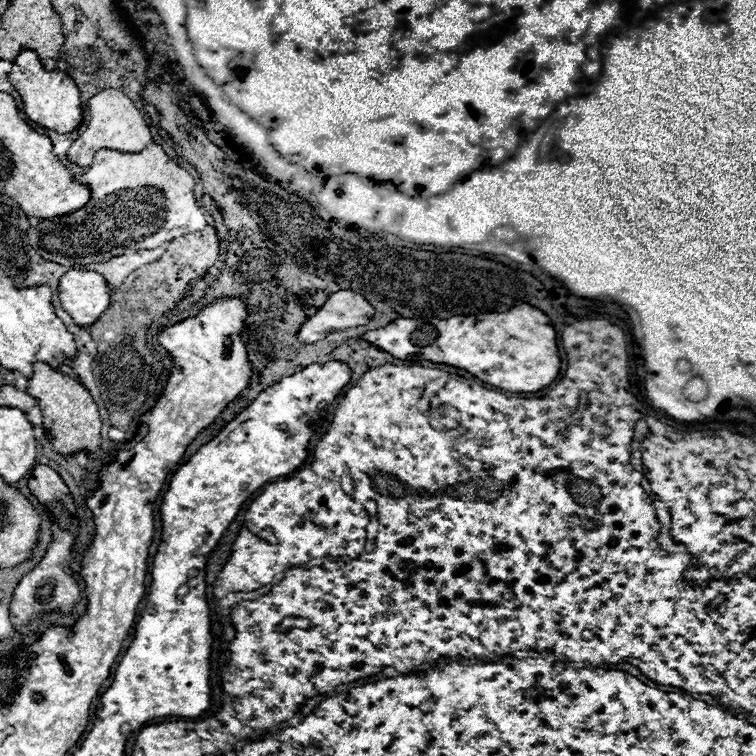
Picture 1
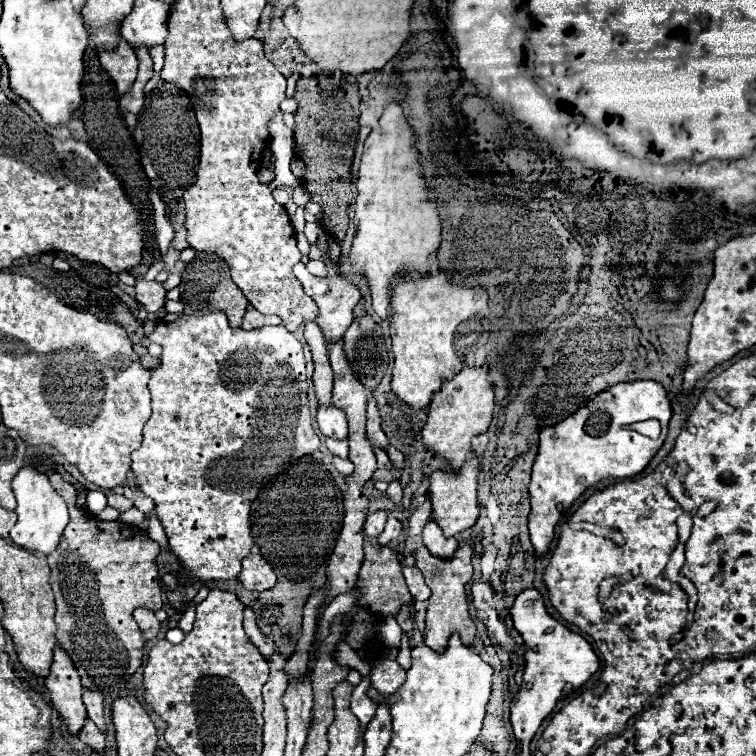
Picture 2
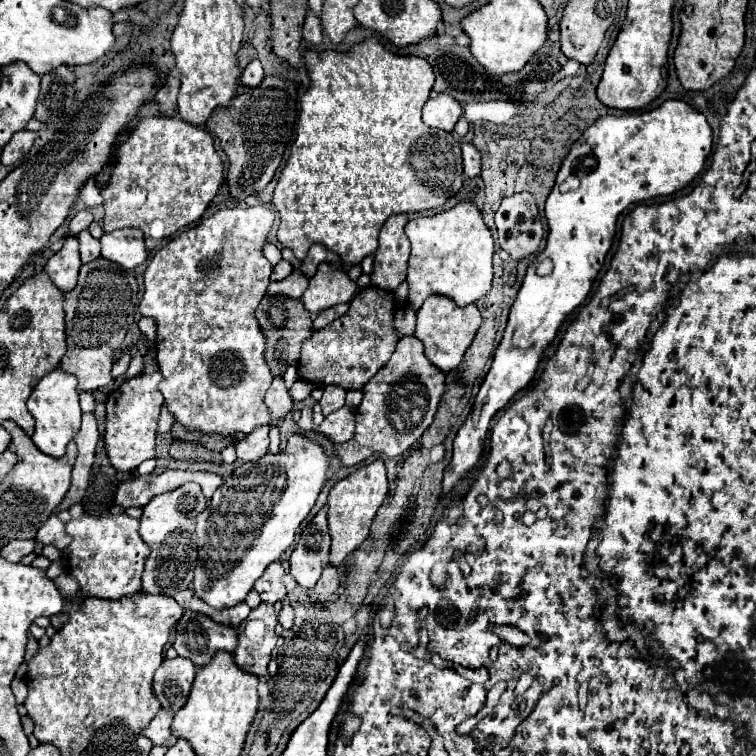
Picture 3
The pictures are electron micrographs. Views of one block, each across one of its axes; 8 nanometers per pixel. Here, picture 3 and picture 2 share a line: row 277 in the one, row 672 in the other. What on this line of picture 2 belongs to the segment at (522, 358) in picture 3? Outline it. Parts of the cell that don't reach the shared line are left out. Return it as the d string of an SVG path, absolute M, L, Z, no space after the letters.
M528 588L518 594L514 606L510 608L514 628L522 634L526 644L526 670L524 680L532 682L532 688L522 688L510 706L510 722L520 744L530 744L538 732L542 720L554 710L564 694L578 690L586 684L592 674L598 672L600 660L594 648L576 632L570 632L558 620L554 620L546 608L544 598L536 588Z

